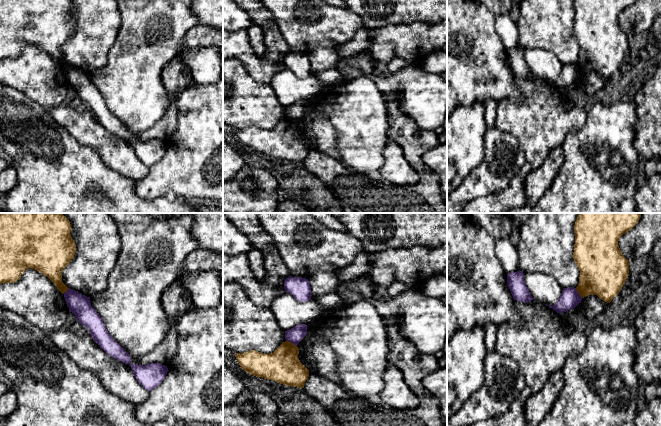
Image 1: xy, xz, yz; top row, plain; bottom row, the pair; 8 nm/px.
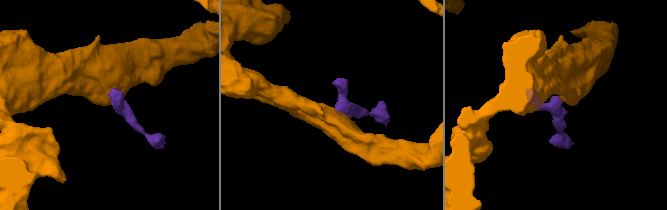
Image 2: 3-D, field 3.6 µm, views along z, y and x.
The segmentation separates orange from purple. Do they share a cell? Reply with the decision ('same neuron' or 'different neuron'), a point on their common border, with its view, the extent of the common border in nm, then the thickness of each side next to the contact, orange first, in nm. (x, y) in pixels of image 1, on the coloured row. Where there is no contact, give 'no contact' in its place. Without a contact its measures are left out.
different neuron; contact xz (290, 342); length 100 nm; calibres 280 and 130 nm

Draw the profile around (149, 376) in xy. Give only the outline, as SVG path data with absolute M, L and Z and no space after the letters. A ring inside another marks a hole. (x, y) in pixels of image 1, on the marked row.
M150 363L148 365L130 364L137 381L148 391L161 384L164 380L168 368L160 363Z

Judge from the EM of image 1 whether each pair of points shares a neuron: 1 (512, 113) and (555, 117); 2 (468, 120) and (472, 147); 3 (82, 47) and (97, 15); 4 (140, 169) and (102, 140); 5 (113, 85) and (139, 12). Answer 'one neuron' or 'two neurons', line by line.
1: one neuron
2: one neuron
3: one neuron
4: one neuron
5: one neuron

